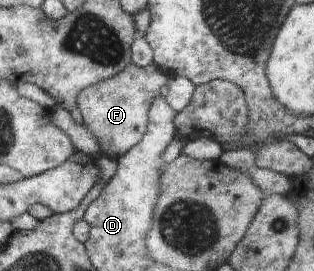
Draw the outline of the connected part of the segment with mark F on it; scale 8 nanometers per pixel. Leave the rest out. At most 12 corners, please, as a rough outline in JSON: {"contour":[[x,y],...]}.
{"contour":[[129,65],[80,93],[104,156],[141,143],[169,78]]}

